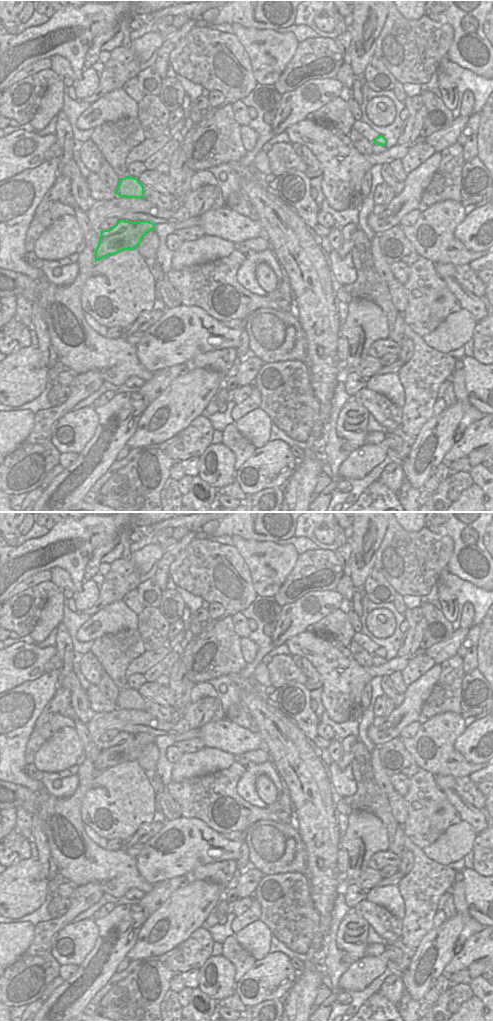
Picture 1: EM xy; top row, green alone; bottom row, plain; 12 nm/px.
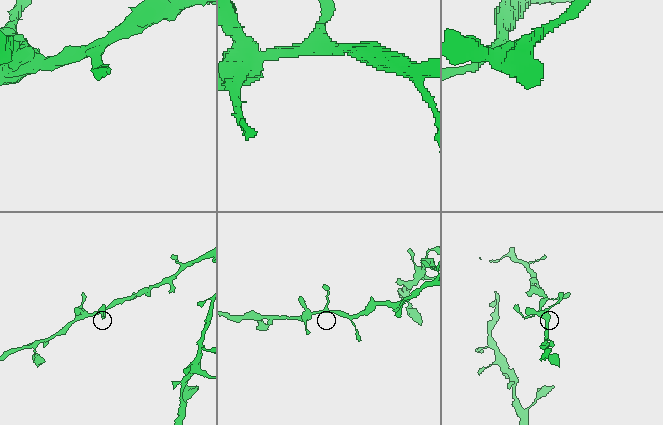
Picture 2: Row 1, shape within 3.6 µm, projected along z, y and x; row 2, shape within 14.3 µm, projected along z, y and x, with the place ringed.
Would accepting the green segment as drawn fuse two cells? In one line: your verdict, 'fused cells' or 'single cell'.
single cell

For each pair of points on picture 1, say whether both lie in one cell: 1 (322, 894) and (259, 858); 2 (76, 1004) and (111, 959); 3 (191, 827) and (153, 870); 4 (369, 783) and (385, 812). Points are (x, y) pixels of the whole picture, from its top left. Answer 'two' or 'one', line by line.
1: two
2: one
3: one
4: one

